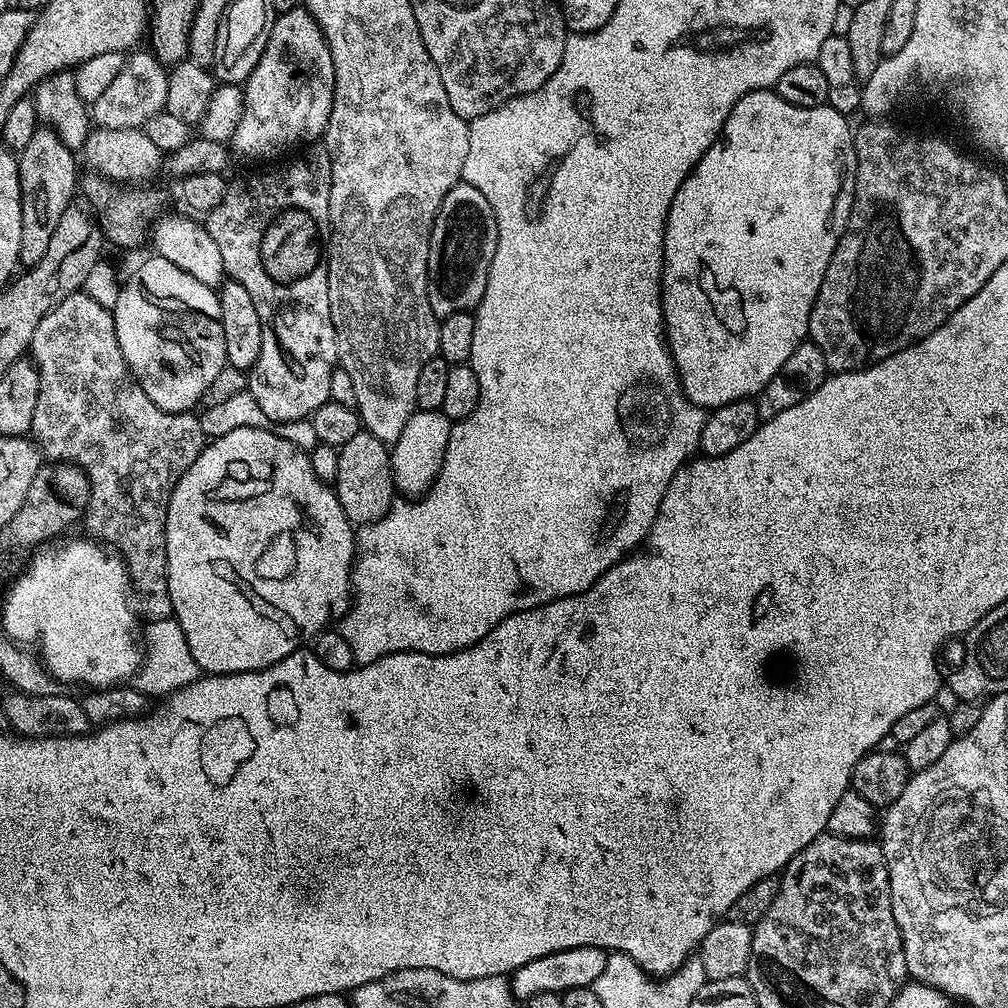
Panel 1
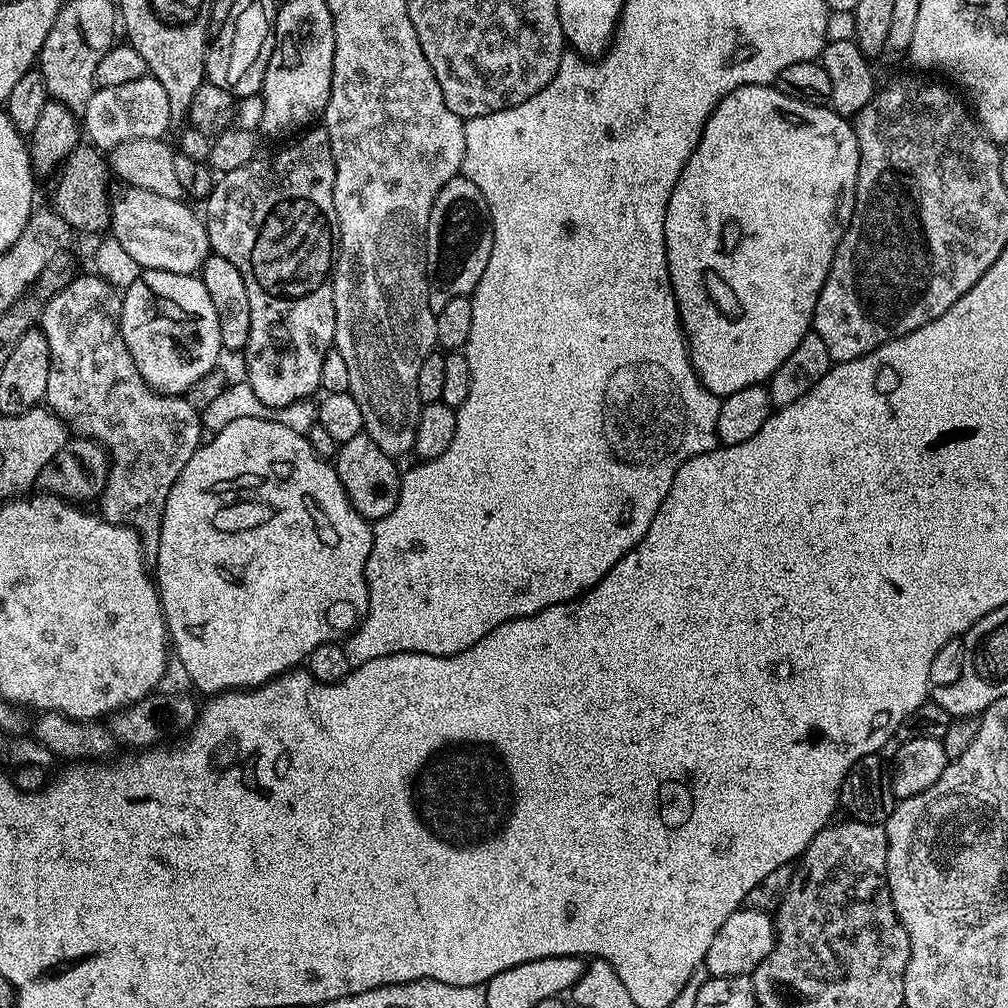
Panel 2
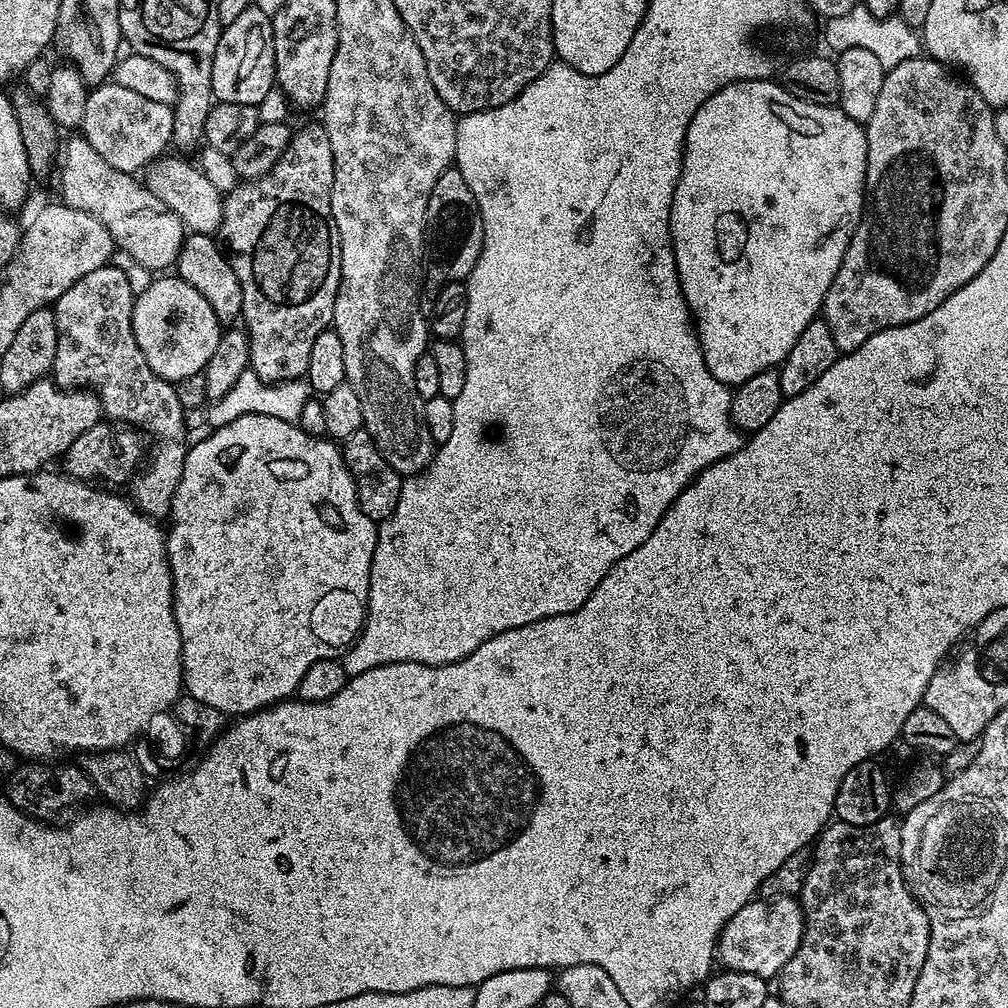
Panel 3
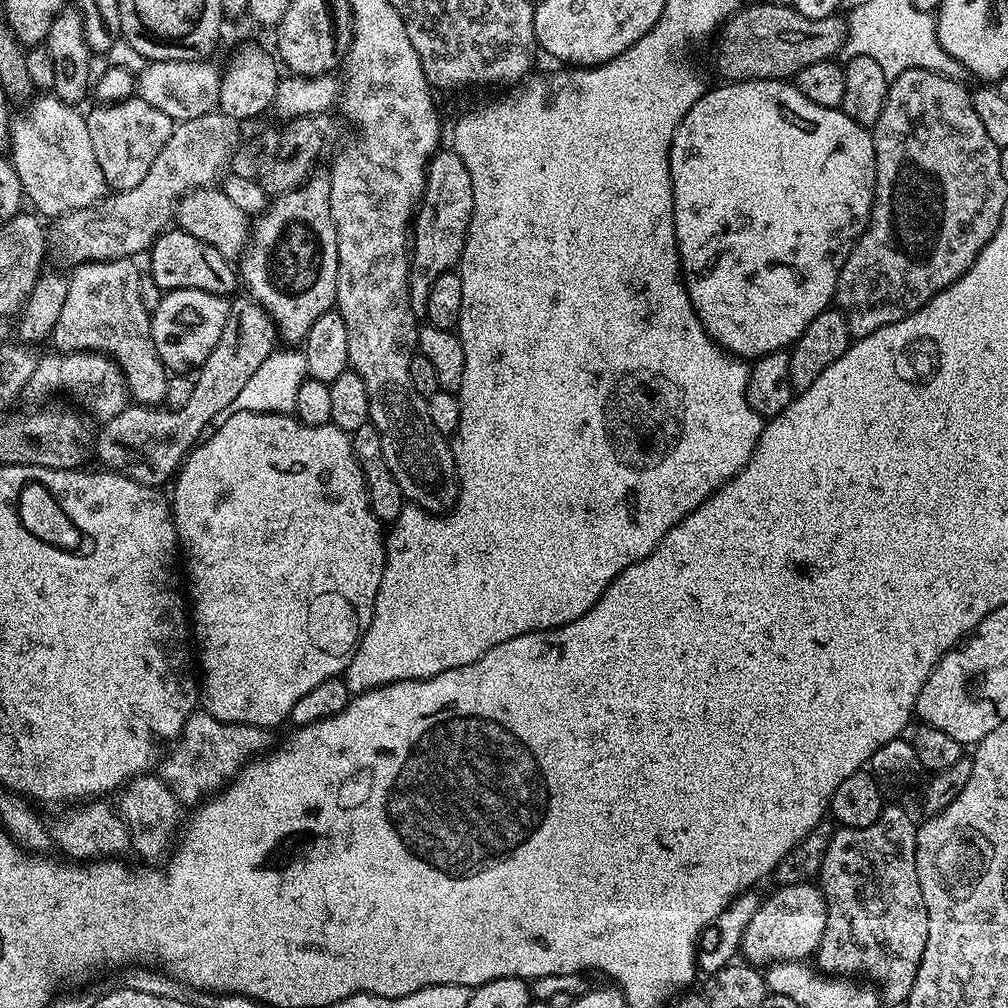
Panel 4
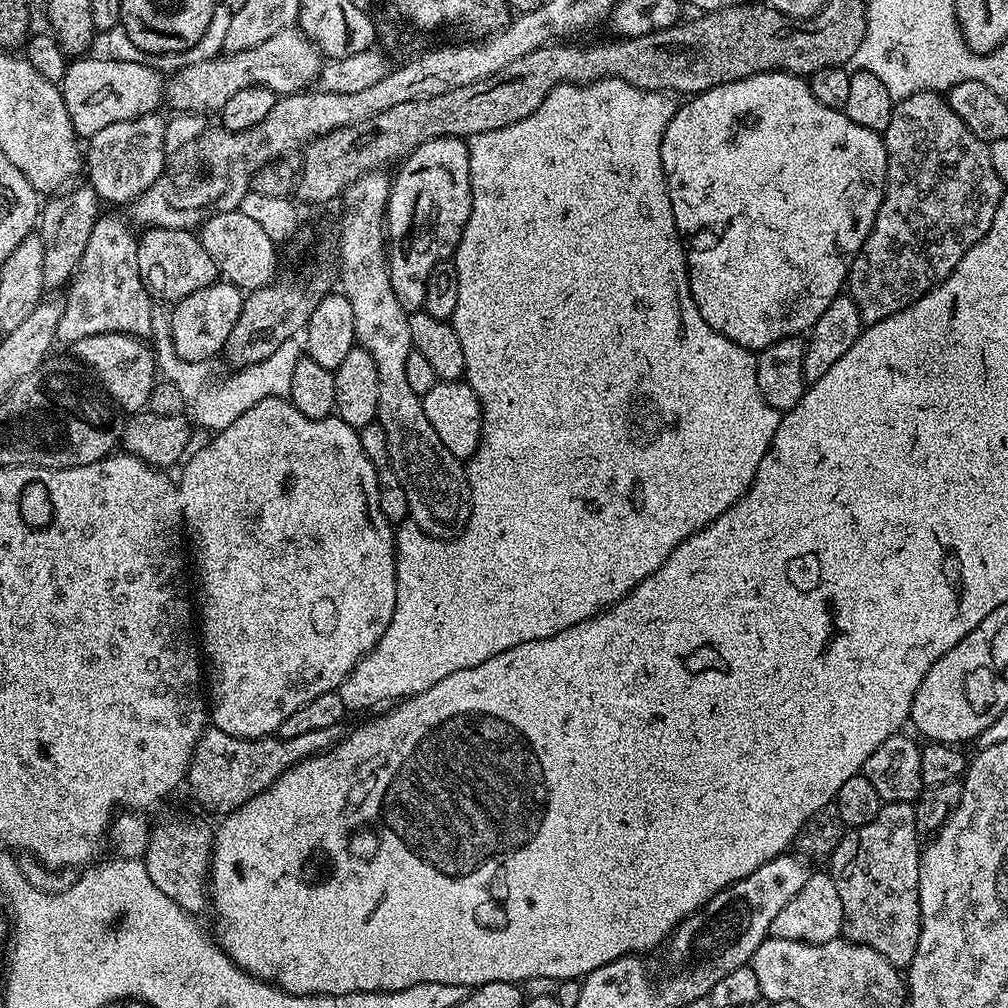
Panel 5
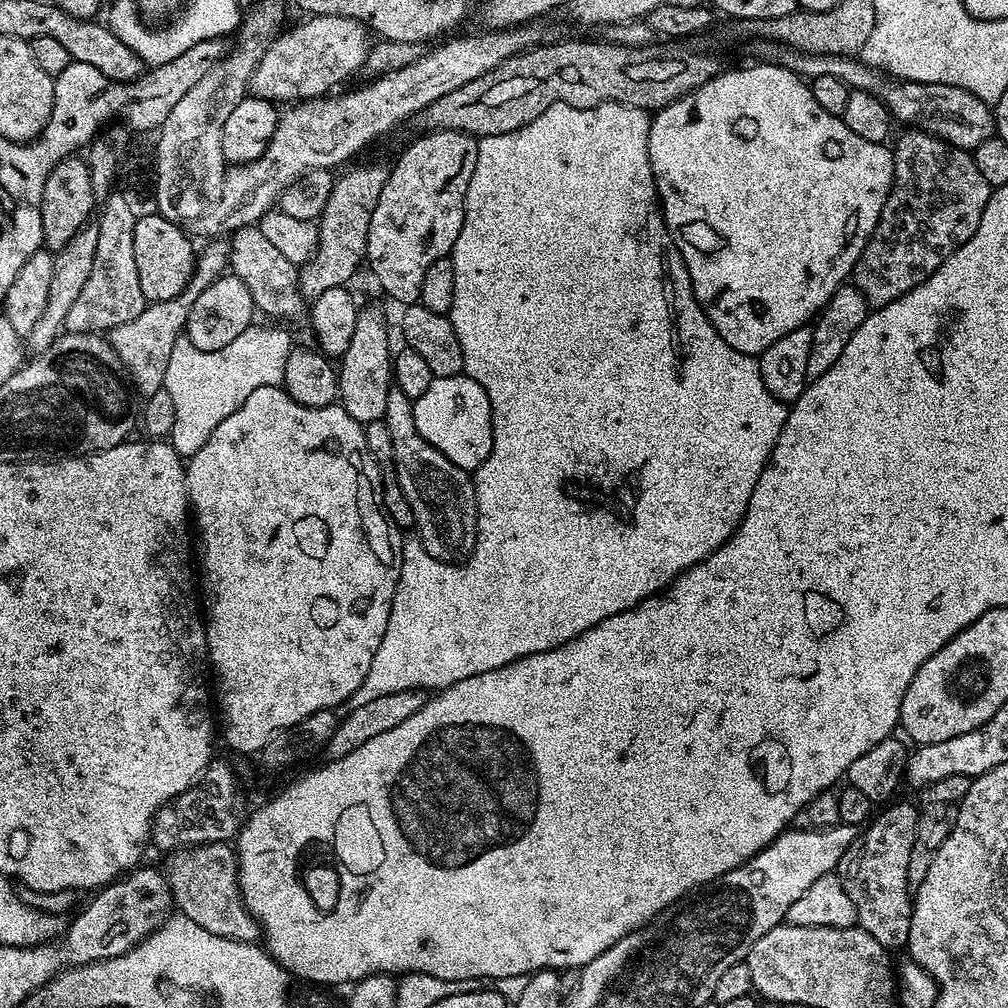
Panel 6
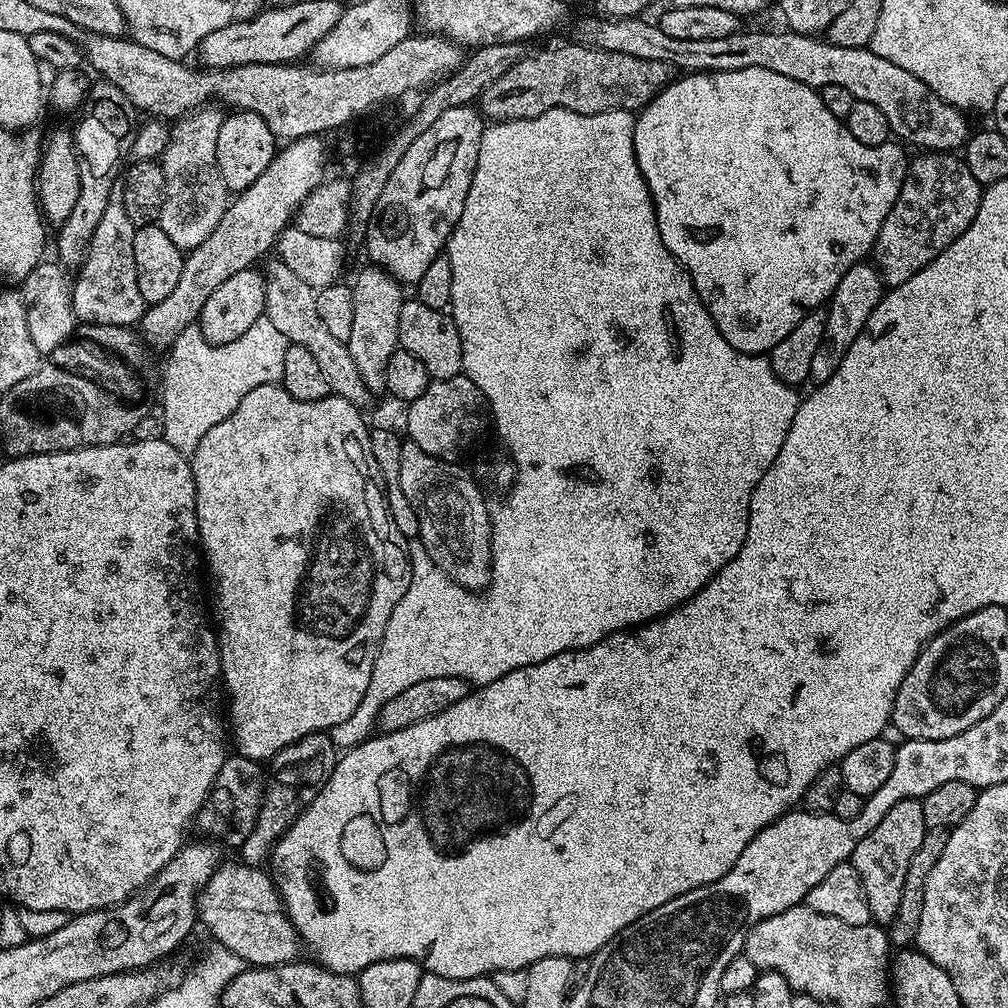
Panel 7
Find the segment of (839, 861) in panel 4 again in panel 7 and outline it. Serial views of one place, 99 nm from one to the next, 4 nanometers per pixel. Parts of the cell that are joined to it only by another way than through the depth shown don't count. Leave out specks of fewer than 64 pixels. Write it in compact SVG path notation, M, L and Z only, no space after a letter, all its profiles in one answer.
M903 800L893 806L890 814L886 814L886 818L882 818L858 846L854 846L850 862L862 882L870 914L877 925L891 925L898 914L898 902L902 902L902 886L906 882L906 866L910 866L914 850L922 846L925 831L920 800Z

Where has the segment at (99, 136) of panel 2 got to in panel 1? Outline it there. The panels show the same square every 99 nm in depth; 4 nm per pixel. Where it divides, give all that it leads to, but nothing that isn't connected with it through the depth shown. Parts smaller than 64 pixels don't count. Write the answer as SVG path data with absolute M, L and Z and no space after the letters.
M150 50L133 51L126 59L122 73L110 82L109 89L90 108L93 123L106 129L130 129L147 125L148 120L165 109L168 72Z

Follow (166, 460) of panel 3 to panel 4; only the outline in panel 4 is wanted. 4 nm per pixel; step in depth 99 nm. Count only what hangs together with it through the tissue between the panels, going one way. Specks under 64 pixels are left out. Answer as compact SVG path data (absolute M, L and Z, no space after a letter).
M127 259L91 260L89 264L75 265L68 276L66 302L62 306L62 314L58 314L50 344L58 352L103 352L105 356L111 356L120 365L120 371L126 374L129 397L138 404L160 406L166 398L170 372L154 350L150 308L144 305L144 296L140 293L140 272L132 264L135 263Z

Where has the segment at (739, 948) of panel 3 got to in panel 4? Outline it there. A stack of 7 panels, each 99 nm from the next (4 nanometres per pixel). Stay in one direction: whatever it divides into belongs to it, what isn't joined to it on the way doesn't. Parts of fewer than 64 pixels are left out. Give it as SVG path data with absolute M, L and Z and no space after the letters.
M815 883L780 886L775 890L777 892L769 900L761 899L740 943L743 959L753 966L769 966L786 960L807 961L824 937L828 901Z

